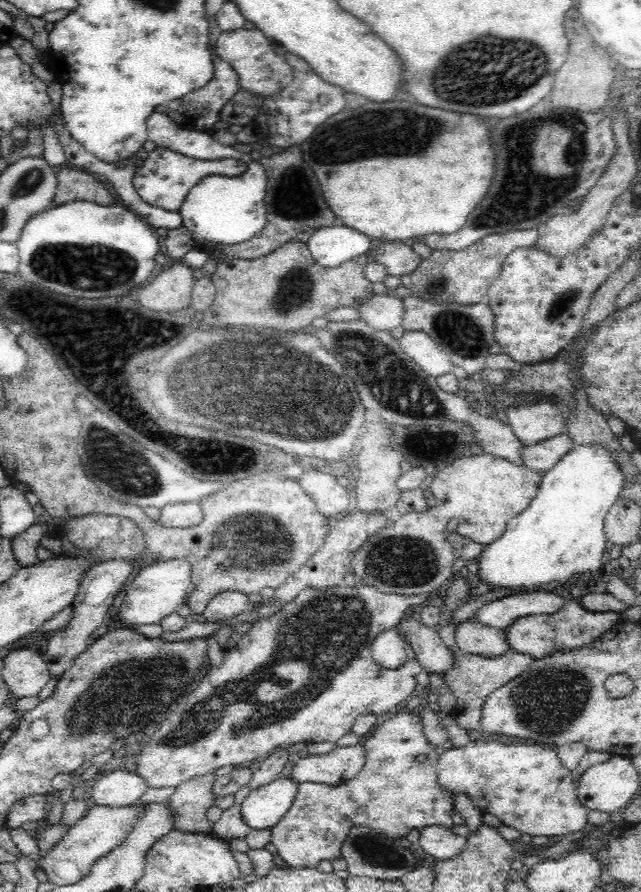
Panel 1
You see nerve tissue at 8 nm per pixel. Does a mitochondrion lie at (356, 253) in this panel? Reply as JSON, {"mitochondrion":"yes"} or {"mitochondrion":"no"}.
{"mitochondrion":"no"}

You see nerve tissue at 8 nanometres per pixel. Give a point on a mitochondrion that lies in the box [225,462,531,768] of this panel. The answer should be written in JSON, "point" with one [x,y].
{"point":[394,561]}

